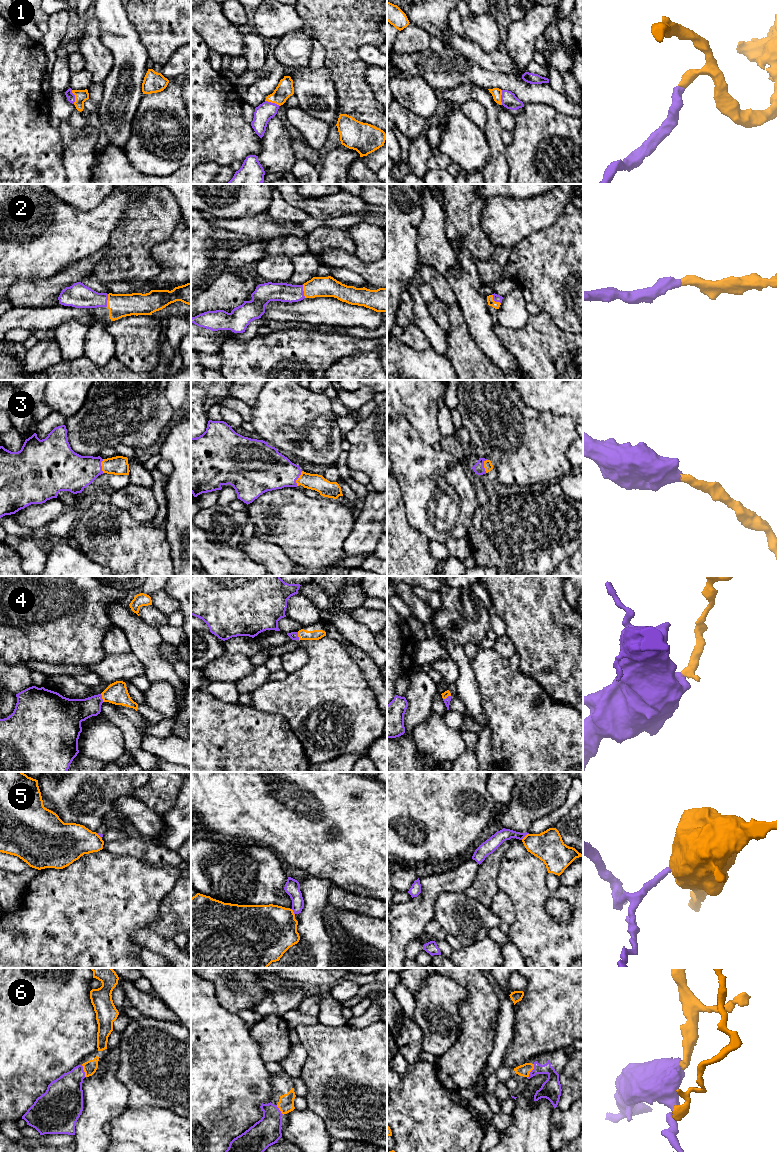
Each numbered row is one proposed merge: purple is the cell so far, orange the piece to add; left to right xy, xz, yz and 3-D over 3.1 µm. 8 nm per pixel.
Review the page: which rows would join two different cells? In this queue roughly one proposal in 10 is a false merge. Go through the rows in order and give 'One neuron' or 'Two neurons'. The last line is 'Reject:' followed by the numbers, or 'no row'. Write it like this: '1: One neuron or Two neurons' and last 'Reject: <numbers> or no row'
1: One neuron
2: One neuron
3: One neuron
4: One neuron
5: Two neurons
6: One neuron
Reject: 5

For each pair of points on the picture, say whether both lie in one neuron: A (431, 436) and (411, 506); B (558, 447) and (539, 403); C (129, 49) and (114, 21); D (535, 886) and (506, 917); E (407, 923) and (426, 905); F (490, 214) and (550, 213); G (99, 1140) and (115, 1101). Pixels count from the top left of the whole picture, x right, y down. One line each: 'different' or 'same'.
A: different
B: different
C: same
D: different
E: same
F: same
G: same

